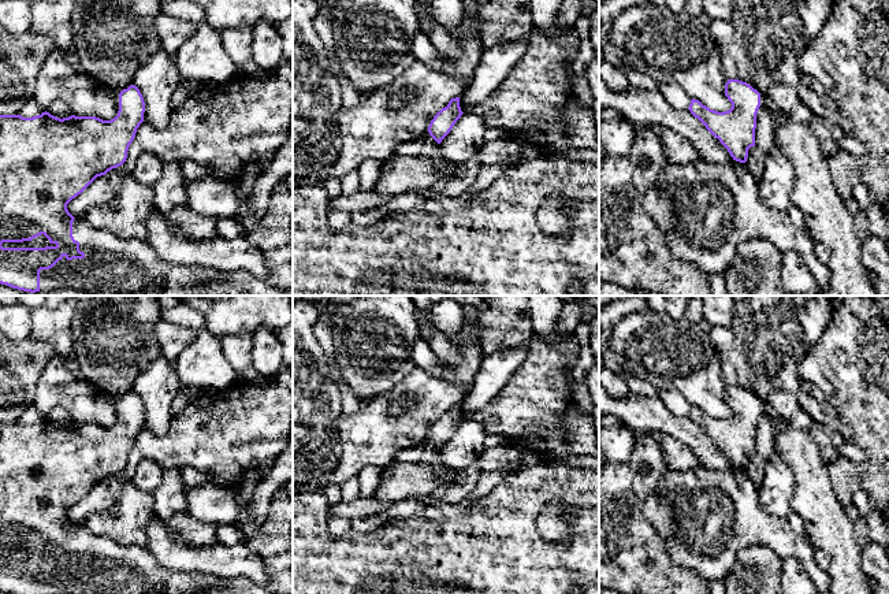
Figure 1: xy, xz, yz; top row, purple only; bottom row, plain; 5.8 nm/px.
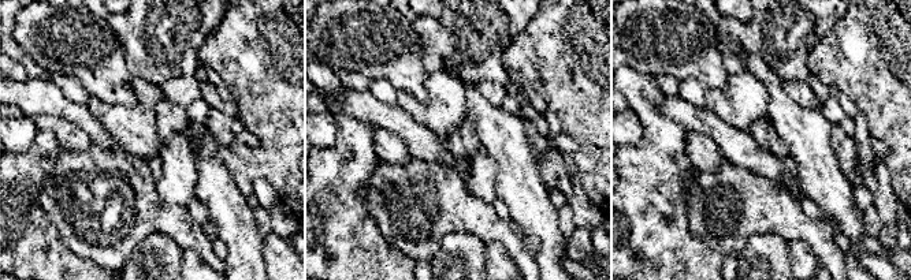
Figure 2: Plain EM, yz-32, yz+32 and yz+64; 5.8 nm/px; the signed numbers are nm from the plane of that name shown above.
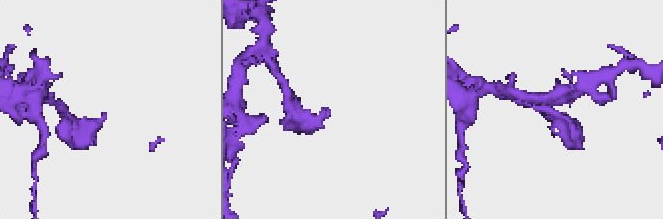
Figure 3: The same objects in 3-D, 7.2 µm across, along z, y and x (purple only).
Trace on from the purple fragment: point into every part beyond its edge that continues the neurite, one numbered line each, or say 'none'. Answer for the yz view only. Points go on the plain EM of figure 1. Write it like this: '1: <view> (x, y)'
none

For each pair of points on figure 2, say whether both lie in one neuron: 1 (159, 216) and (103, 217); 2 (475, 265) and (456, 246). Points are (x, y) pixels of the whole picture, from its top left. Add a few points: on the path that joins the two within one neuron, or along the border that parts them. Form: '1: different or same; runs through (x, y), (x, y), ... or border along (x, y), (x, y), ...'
1: same; runs through (145, 212), (138, 209), (116, 211)
2: same; runs through (469, 260), (461, 250)

